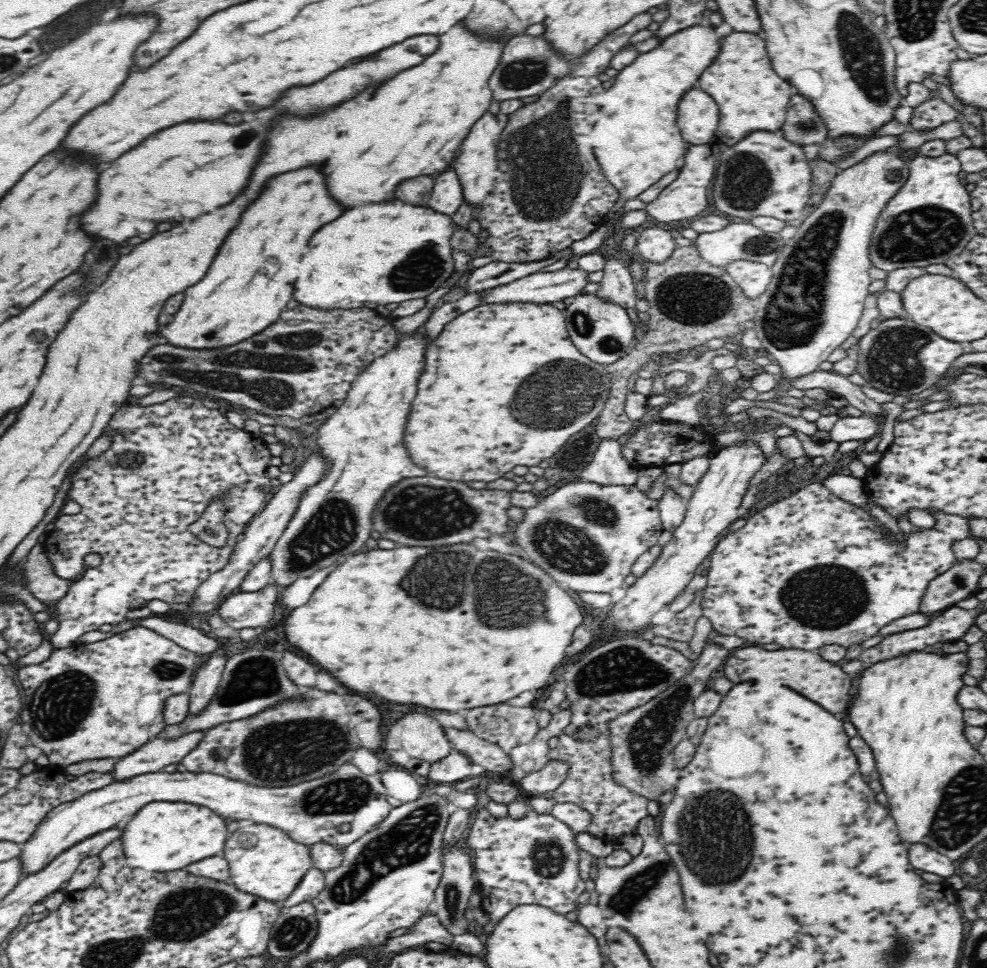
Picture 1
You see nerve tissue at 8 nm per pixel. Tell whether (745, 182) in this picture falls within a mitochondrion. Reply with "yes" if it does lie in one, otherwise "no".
yes

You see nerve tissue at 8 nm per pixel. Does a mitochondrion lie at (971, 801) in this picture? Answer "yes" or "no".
yes

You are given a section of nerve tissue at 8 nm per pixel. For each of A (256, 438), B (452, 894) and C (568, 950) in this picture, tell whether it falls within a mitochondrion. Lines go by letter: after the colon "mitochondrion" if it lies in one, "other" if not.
A: other
B: mitochondrion
C: other

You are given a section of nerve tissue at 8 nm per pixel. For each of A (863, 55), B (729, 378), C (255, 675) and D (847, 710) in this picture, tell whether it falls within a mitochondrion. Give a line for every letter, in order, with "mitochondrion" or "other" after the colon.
A: mitochondrion
B: other
C: mitochondrion
D: other

